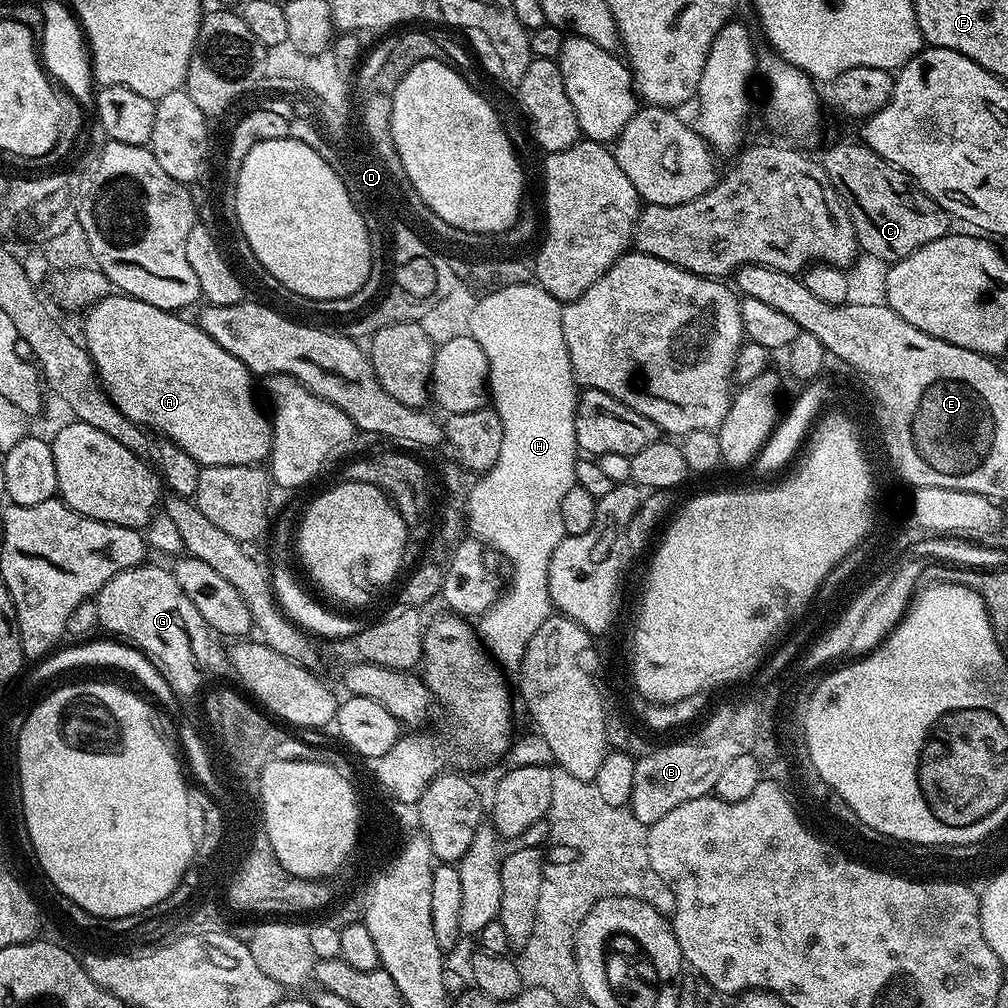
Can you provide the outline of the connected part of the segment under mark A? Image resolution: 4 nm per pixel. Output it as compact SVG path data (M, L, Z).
M109 294L102 297L96 304L87 309L88 317L84 320L84 336L82 335L82 343L92 356L93 362L96 364L96 375L100 378L100 383L107 392L109 398L112 399L114 406L118 408L130 420L141 426L145 430L153 432L165 432L167 439L171 443L176 444L197 461L200 466L242 466L243 464L259 465L261 462L269 459L272 450L272 425L269 417L260 413L258 405L252 401L252 380L253 373L249 372L242 362L238 362L238 358L234 358L234 354L226 354L226 350L222 350L222 346L218 346L218 342L214 342L210 338L210 334L206 334L200 329L199 323L183 320L183 315L176 312L167 312L158 306L150 306L150 302L142 302L133 296L123 294Z

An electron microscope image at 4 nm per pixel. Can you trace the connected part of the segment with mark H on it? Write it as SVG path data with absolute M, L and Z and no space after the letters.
M535 282L498 288L495 292L481 295L480 298L482 300L481 306L472 315L472 330L475 332L473 338L474 342L478 342L478 346L482 346L482 354L486 354L490 404L491 407L496 409L498 418L502 422L502 450L498 450L498 462L494 462L494 466L477 479L480 481L473 488L471 485L467 489L466 528L475 539L484 545L485 549L491 550L493 553L496 551L498 555L505 556L508 559L509 566L512 567L512 585L509 588L507 585L495 606L479 617L478 632L486 645L487 651L494 657L496 664L508 670L509 668L516 670L520 667L520 660L524 656L530 638L534 638L534 630L538 630L538 626L542 626L542 622L546 622L546 618L553 615L554 612L550 590L548 589L548 571L550 570L550 558L554 554L558 542L562 542L565 538L562 514L560 513L562 498L566 498L568 491L576 484L578 449L576 447L576 435L574 434L574 418L576 417L576 401L578 399L578 381L572 375L570 354L566 350L566 342L562 338L561 301L553 298L545 288L540 287Z

